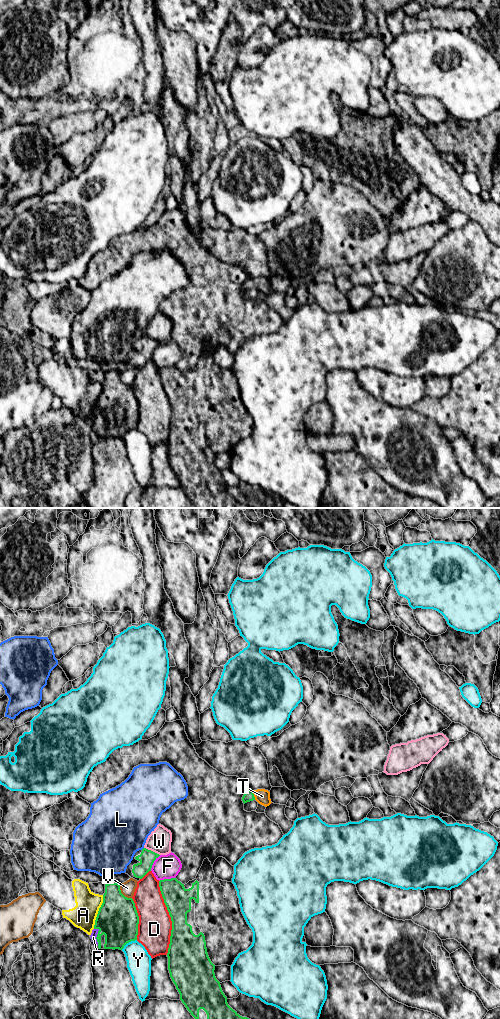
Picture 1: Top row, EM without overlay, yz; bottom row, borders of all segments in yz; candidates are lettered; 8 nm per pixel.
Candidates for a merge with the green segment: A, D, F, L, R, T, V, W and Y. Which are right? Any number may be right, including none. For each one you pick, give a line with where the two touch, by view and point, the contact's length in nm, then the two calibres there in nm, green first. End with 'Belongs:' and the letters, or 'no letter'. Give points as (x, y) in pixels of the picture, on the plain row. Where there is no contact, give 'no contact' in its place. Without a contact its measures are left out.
R: meets green in yz at (97, 424); contact 150 nm long; 320 nm thick on the green side, 50 nm on the other
T: meets green in yz at (253, 283); contact 80 nm long; 80 nm thick on the green side, 120 nm on the other
Belongs: R, T

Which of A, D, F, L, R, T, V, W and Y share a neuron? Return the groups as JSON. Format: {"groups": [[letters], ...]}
{"groups": [["A"], ["D"], ["F"], ["L"], ["R", "T"], ["V"], ["W"], ["Y"]]}

